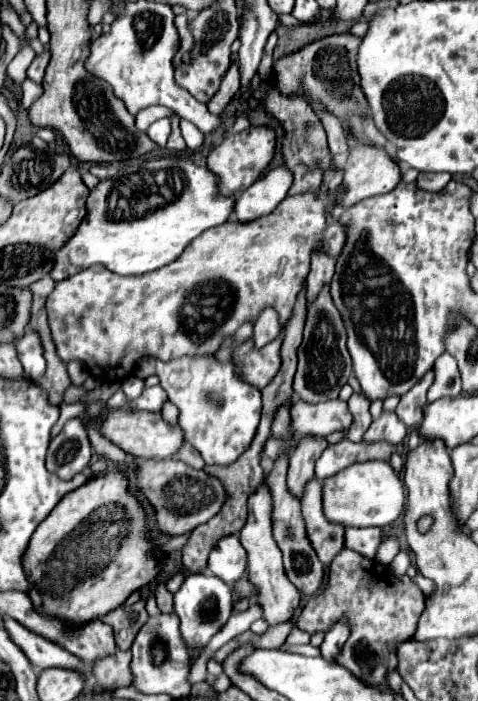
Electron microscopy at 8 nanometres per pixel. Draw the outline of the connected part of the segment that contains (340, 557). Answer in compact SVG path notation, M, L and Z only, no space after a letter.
M342 549L330 563L328 587L308 601L298 623L300 629L314 635L328 631L334 621L348 613L352 635L334 661L348 667L354 675L360 675L360 679L368 679L368 683L386 683L386 671L396 669L396 645L412 637L422 611L422 591L410 577L398 579L388 567L356 555L356 551Z

